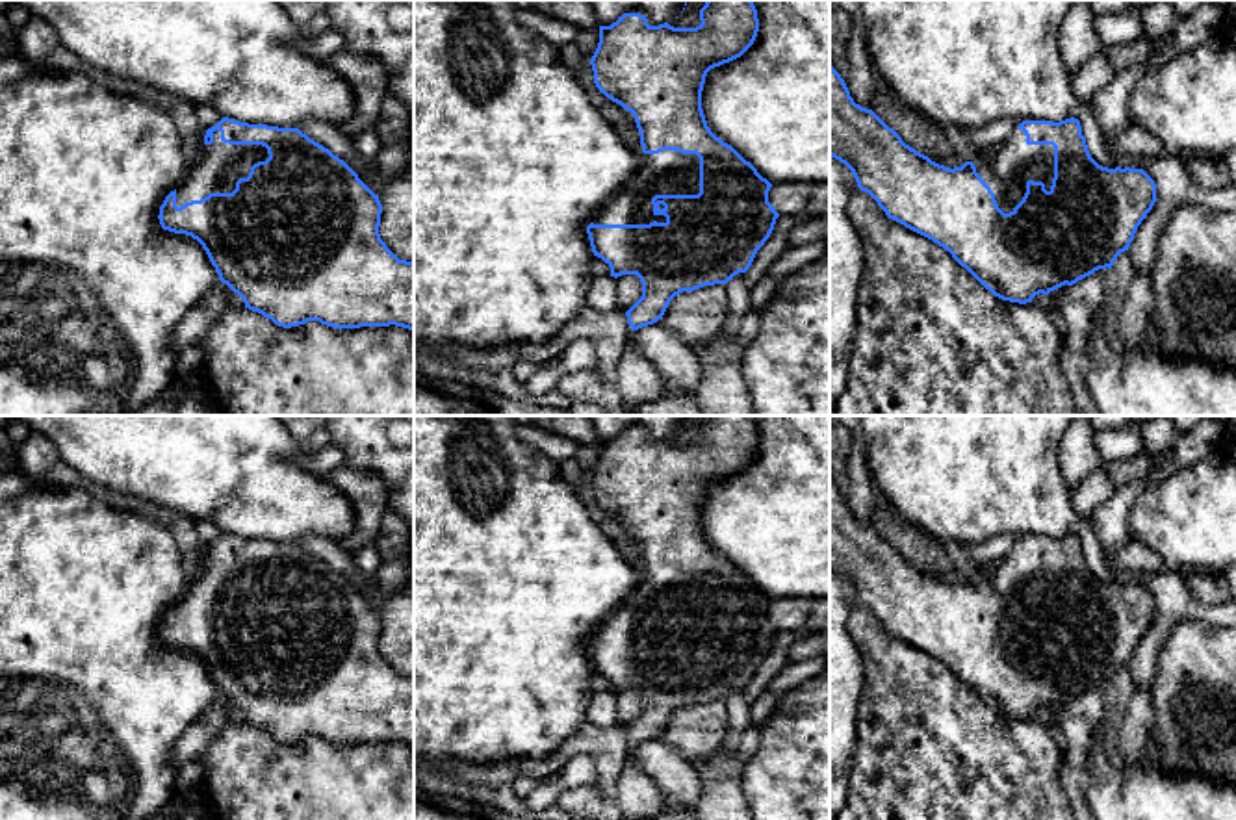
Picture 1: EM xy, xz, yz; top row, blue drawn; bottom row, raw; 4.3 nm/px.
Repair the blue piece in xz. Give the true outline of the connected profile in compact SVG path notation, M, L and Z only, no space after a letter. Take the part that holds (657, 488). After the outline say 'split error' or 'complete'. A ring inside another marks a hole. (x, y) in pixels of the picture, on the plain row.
M707 416L700 436L696 443L674 443L668 438L655 442L640 429L624 429L611 442L599 442L599 458L590 475L596 503L633 529L642 560L633 594L586 642L592 668L611 683L611 692L637 690L642 698L642 712L625 727L631 746L663 735L676 711L727 699L735 690L746 688L779 633L768 618L772 599L711 547L702 525L707 488L740 473L753 460L759 447L757 425L752 416Z; split error

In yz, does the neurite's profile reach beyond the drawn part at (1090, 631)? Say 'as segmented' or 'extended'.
extended

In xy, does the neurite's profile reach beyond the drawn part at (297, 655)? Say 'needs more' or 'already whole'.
needs more

